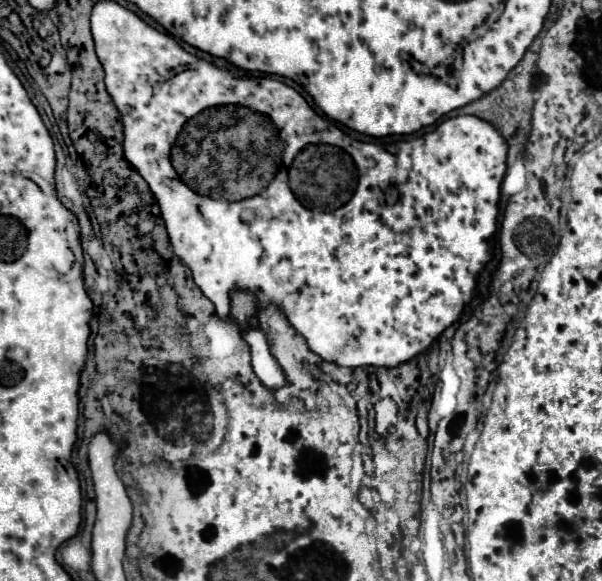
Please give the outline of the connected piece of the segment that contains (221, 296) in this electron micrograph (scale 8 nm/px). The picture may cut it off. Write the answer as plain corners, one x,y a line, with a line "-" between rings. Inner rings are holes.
99,1
99,3
97,3
97,5
95,5
95,7
93,7
93,11
91,11
91,33
93,33
93,39
95,39
95,49
97,49
97,57
99,57
99,61
101,61
101,65
103,65
103,69
105,69
105,85
107,85
107,91
109,91
109,95
111,95
111,97
113,97
113,101
115,101
115,105
117,105
117,109
119,109
119,113
121,113
121,117
123,117
123,125
125,125
125,143
123,143
123,149
125,149
125,157
127,157
127,161
129,161
129,163
131,163
131,165
133,165
133,167
135,167
135,169
137,169
137,171
139,171
139,173
141,173
141,177
143,177
143,179
145,179
145,181
147,181
147,183
149,183
149,187
151,187
151,191
153,191
153,193
155,193
155,197
157,197
157,201
159,201
159,207
161,207
161,217
163,217
163,221
165,221
165,227
167,227
167,233
169,233
169,239
171,239
171,245
173,245
173,253
175,253
175,255
177,255
177,257
179,257
179,259
181,259
181,263
185,263
185,265
187,265
187,267
189,267
189,269
191,269
191,271
193,271
193,279
195,279
195,283
197,283
197,285
199,285
199,287
201,287
201,291
203,291
203,293
205,293
205,295
207,295
207,297
209,297
209,299
211,299
211,301
213,301
213,305
215,305
215,309
217,309
217,313
219,313
219,317
223,317
223,319
227,319
227,317
229,317
229,301
231,301
231,299
229,299
229,295
231,295
231,289
235,289
235,287
239,287
239,289
249,289
249,291
253,291
253,293
255,293
255,295
257,295
257,299
259,299
259,303
261,303
261,305
269,305
269,304
276,304
276,305
277,305
277,306
279,306
279,307
280,307
280,309
281,309
281,310
282,310
282,311
283,311
283,312
284,312
284,313
285,313
285,315
286,315
286,317
287,317
287,319
288,319
288,321
289,321
289,322
290,322
290,324
291,324
291,325
292,325
292,326
293,326
293,327
294,327
294,328
295,328
295,330
296,330
296,331
299,331
299,333
301,333
301,335
303,335
303,337
305,337
305,339
307,339
307,345
309,345
309,347
311,347
311,351
315,351
315,353
317,353
317,355
319,355
319,357
321,357
321,359
322,359
322,360
323,360
323,361
328,361
328,362
333,362
333,363
336,363
336,364
337,364
337,365
345,365
345,367
348,367
348,368
352,368
352,369
354,369
354,368
357,368
357,367
359,367
359,365
375,365
375,367
397,367
397,365
399,365
399,363
405,363
405,361
409,361
409,359
413,359
413,357
415,357
415,355
419,355
419,353
423,353
423,351
427,351
427,349
429,349
429,347
431,347
431,343
433,343
433,339
437,339
437,337
439,337
439,335
441,335
441,333
443,333
443,329
445,329
445,327
449,327
449,325
451,325
451,323
455,323
455,321
457,321
457,319
459,319
459,315
461,315
461,311
463,311
463,307
465,307
465,305
467,305
467,303
469,303
469,301
471,301
471,299
473,299
473,295
475,295
475,279
477,279
477,275
479,275
479,271
481,271
481,269
483,269
483,267
485,267
485,263
487,263
487,261
489,261
489,241
491,241
491,237
493,237
493,233
495,233
495,231
497,231
497,201
499,201
499,187
501,187
501,179
503,179
503,175
505,175
505,159
507,159
507,143
505,143
505,139
503,139
503,135
501,135
501,133
499,133
499,131
497,131
497,129
495,129
495,127
493,127
493,125
491,125
491,123
487,123
487,121
481,121
481,119
477,119
477,117
471,117
471,115
465,115
465,117
455,117
455,119
445,119
445,121
443,121
443,123
441,123
441,125
437,125
437,127
435,127
435,129
433,129
433,131
429,131
429,133
425,133
425,135
421,135
421,137
415,137
415,139
407,139
407,141
401,141
401,143
399,143
399,155
393,155
393,153
389,153
389,151
387,151
387,149
385,149
385,147
383,147
383,145
377,145
377,143
363,143
363,149
353,149
353,143
355,143
355,141
353,141
353,139
351,139
351,137
349,137
349,135
345,135
345,133
341,133
341,129
339,129
339,127
337,127
337,125
335,125
335,123
329,123
329,121
325,121
325,119
323,119
323,117
319,117
319,115
317,115
317,113
315,113
315,111
313,111
313,109
311,109
311,107
309,107
309,103
307,103
307,101
305,101
305,99
303,99
303,97
301,97
301,95
299,95
299,93
297,93
297,91
295,91
295,89
293,89
293,87
289,87
289,85
285,85
285,83
283,83
283,81
277,81
277,79
269,79
269,77
257,77
257,79
249,79
249,77
243,77
243,79
239,79
239,77
233,77
233,75
231,75
231,73
229,73
229,71
227,71
227,69
221,69
221,67
215,67
215,65
213,65
213,63
209,63
209,61
205,61
205,59
199,59
199,57
195,57
195,55
191,55
191,53
187,53
187,51
185,51
185,49
183,49
183,47
181,47
181,45
177,45
177,43
175,43
175,41
173,41
173,37
169,37
169,35
165,35
165,33
159,33
159,31
157,31
157,29
153,29
153,27
149,27
149,25
147,25
147,23
145,23
145,21
141,21
141,19
139,19
139,17
137,17
137,15
135,15
135,13
131,13
131,11
129,11
129,9
125,9
125,7
121,7
121,5
119,5
119,3
113,3
113,1
-
211,105
243,105
243,107
249,107
249,109
253,109
253,111
259,111
259,113
265,113
265,115
269,115
269,117
271,117
271,121
273,121
273,123
275,123
275,127
277,127
277,129
279,129
279,137
281,137
281,141
283,141
283,169
281,169
281,171
279,171
279,173
277,173
277,175
273,175
273,177
275,177
275,179
273,179
273,181
271,181
271,179
269,179
269,183
267,183
267,185
269,185
269,187
267,187
267,189
265,189
265,187
249,187
249,189
253,189
253,193
257,193
257,195
255,195
255,197
251,197
251,199
243,199
243,201
239,201
239,199
237,199
237,195
235,195
235,193
247,193
247,187
241,187
241,183
239,183
239,185
221,185
221,187
217,187
217,191
215,191
215,195
213,195
213,197
203,197
203,195
199,195
199,193
195,193
195,191
191,191
191,189
189,189
189,187
187,187
187,185
185,185
185,183
183,183
183,181
181,181
181,179
179,179
179,175
177,175
177,173
175,173
175,169
173,169
173,165
171,165
171,159
169,159
169,151
171,151
171,145
173,145
173,141
175,141
175,137
177,137
177,135
179,135
179,131
181,131
181,127
183,127
183,125
185,125
185,121
187,121
187,119
191,119
191,117
195,117
195,115
197,115
197,113
201,113
201,111
203,111
203,109
207,109
207,107
211,107
-
285,165
289,165
289,169
287,169
287,177
289,177
289,187
287,187
287,185
285,185
-
309,201
323,201
323,203
315,203
315,211
319,211
319,213
309,213
-
337,201
349,201
349,202
348,202
348,203
346,203
346,204
344,204
344,205
341,205
341,207
339,207
339,208
337,208
337,209
335,209
335,211
333,211
333,213
329,213
329,203
337,203
-
245,209
253,209
253,211
255,211
255,219
253,219
253,221
251,221
251,223
243,223
243,221
241,221
241,213
243,213
243,211
245,211

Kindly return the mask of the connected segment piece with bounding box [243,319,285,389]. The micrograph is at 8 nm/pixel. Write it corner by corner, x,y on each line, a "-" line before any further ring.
251,319
249,323
249,329
247,333
243,335
245,341
249,343
251,347
251,357
255,359
253,361
253,369
255,373
259,375
261,383
269,389
277,389
281,385
285,385
285,377
283,377
283,371
281,367
277,365
277,361
273,359
271,351
269,351
269,345
265,341
265,335
263,331
259,329
259,323
255,319

